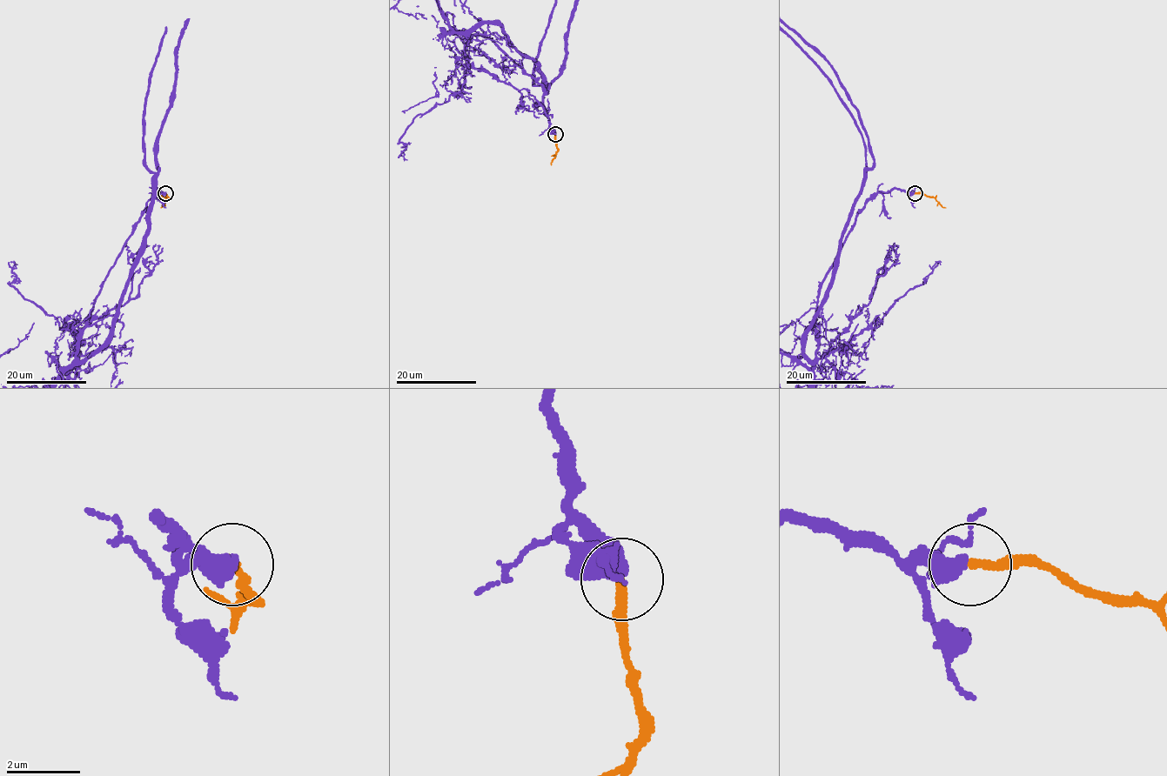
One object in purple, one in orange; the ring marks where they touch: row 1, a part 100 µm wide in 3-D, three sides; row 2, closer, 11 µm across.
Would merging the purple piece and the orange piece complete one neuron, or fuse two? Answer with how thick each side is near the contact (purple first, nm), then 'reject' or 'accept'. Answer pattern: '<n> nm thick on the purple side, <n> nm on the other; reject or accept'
500 nm thick on the purple side, 240 nm on the other; accept

